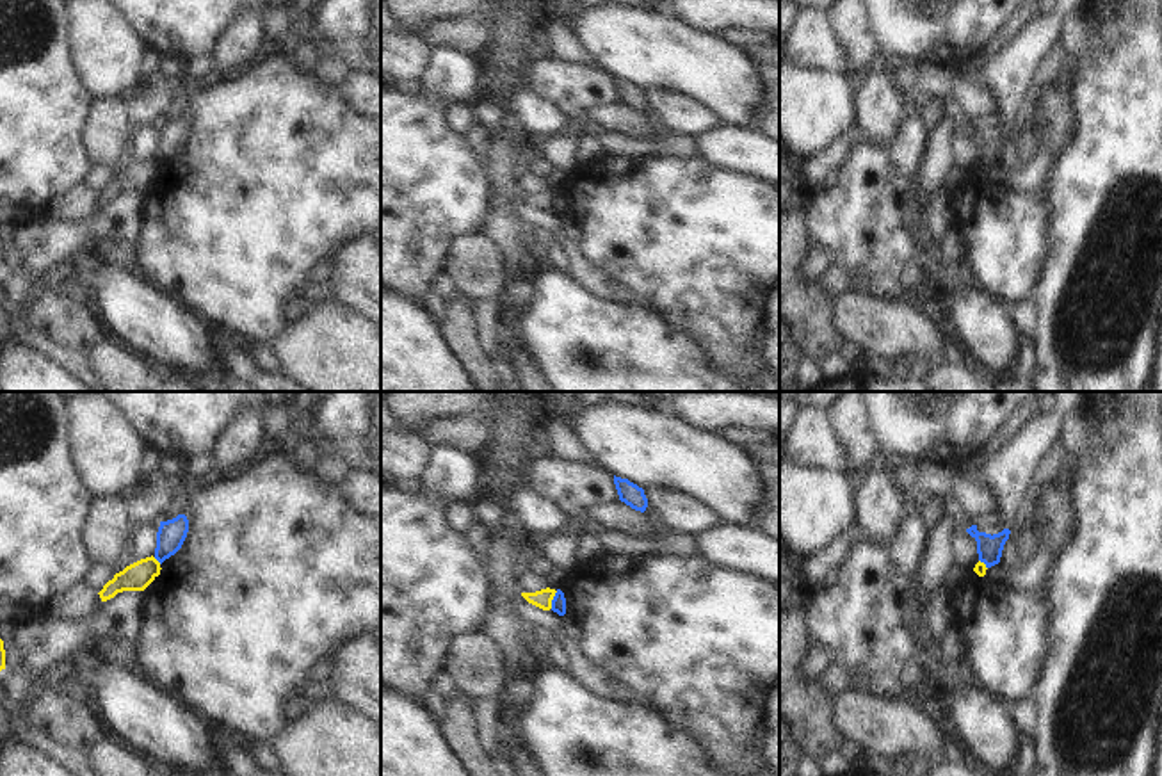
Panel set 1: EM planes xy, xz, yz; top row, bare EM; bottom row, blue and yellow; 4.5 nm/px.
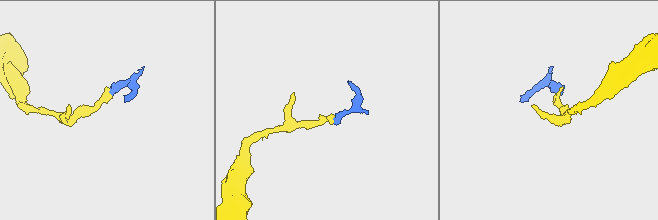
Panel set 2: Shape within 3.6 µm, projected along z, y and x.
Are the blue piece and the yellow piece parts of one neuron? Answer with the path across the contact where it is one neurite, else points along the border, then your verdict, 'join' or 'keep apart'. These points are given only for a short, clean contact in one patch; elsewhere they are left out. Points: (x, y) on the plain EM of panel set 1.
border along xz (557, 193), (550, 209); keep apart

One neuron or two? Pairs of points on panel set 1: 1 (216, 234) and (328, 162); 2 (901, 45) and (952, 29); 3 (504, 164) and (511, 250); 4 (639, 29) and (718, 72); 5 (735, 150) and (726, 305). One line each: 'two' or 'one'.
1: one
2: one
3: one
4: one
5: two

